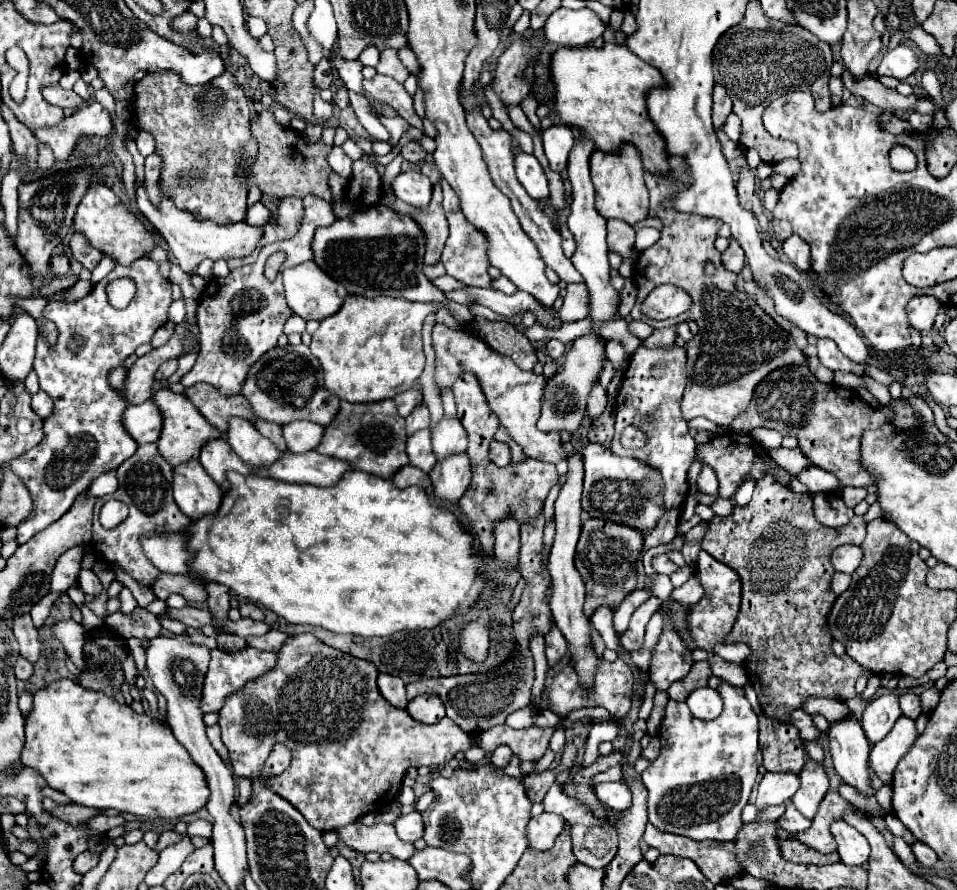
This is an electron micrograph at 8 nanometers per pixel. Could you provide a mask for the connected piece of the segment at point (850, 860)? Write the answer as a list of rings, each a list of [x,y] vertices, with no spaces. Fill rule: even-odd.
[[[838,820],[832,824],[832,834],[838,842],[838,854],[844,864],[862,866],[868,860],[870,844],[856,828],[848,826],[844,820]]]

